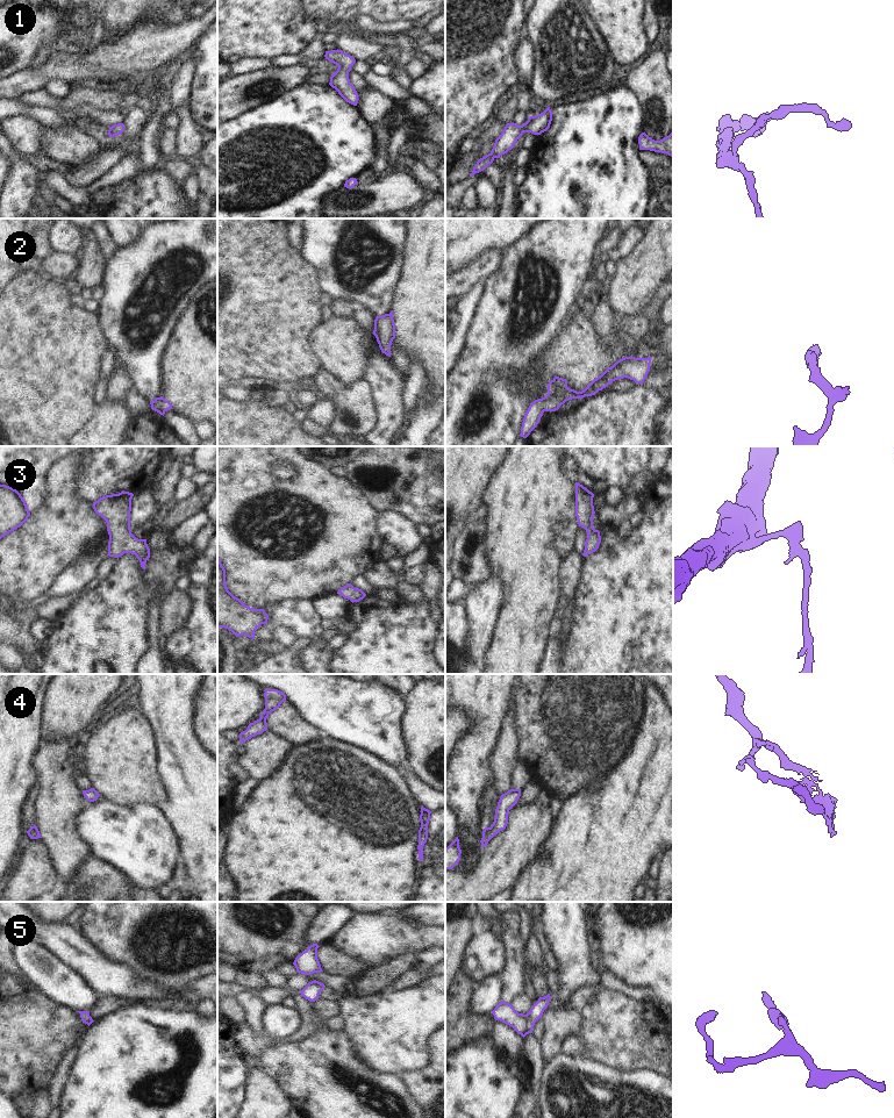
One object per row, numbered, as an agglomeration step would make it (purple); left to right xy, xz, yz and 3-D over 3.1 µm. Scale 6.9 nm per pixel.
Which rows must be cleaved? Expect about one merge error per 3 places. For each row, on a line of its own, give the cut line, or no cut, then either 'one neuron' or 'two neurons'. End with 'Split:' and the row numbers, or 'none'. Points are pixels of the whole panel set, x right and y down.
1: no cut | one neuron
2: no cut | one neuron
3: no cut | one neuron
4: no cut | one neuron
5: no cut | one neuron
Split: none

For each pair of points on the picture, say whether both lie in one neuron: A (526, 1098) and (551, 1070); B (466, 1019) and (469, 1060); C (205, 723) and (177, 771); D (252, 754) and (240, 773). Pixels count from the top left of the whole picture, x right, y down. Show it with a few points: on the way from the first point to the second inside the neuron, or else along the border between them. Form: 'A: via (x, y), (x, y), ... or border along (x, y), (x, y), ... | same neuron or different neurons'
A: border along (535, 1094), (537, 1099) | different neurons
B: border along (492, 1040), (464, 1044), (457, 1050) | different neurons
C: border along (197, 707), (195, 729), (205, 746) | different neurons
D: border along (237, 760), (249, 776) | different neurons

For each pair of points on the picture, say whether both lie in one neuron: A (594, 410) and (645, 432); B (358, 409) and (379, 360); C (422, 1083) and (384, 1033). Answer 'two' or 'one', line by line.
A: one
B: two
C: two

